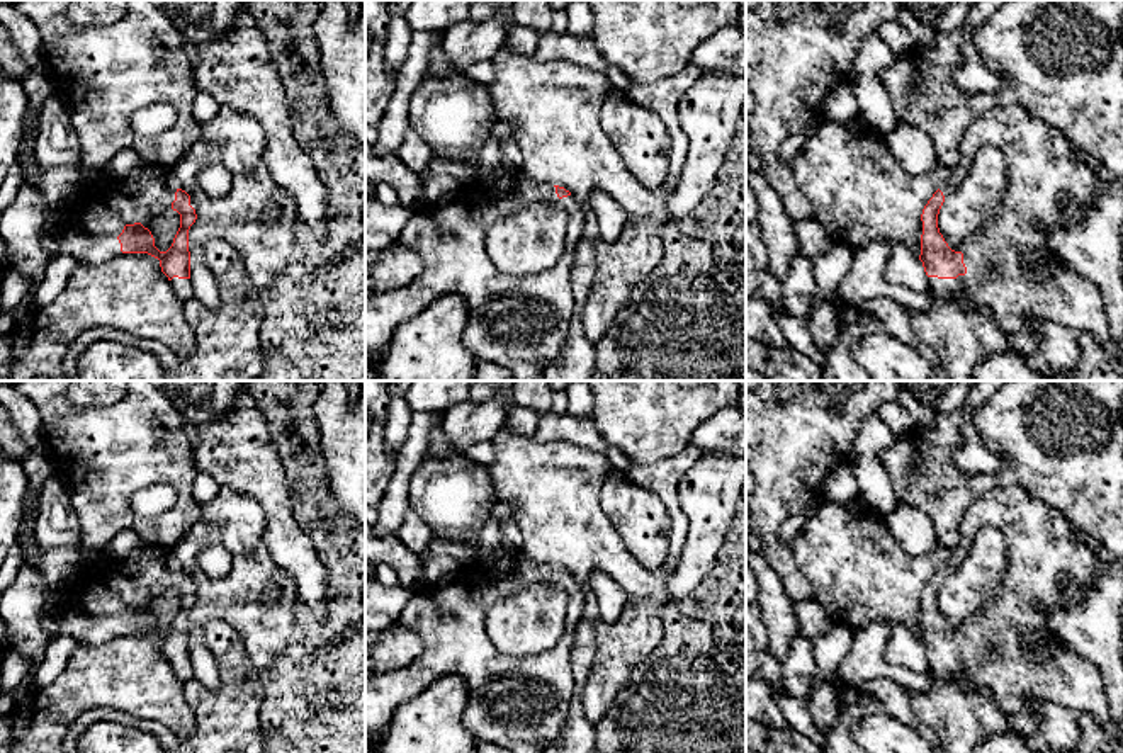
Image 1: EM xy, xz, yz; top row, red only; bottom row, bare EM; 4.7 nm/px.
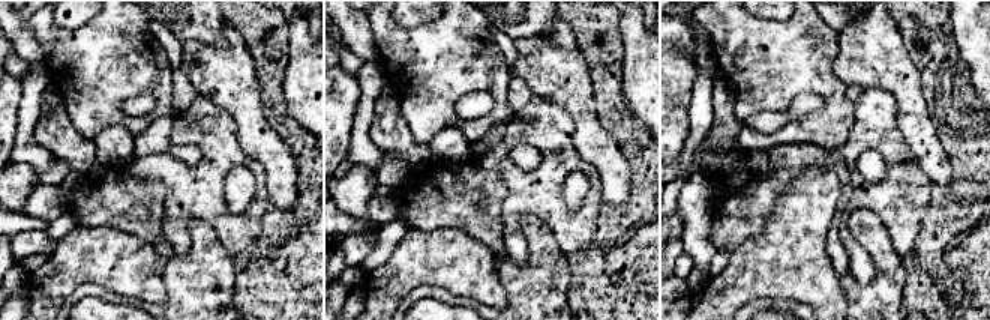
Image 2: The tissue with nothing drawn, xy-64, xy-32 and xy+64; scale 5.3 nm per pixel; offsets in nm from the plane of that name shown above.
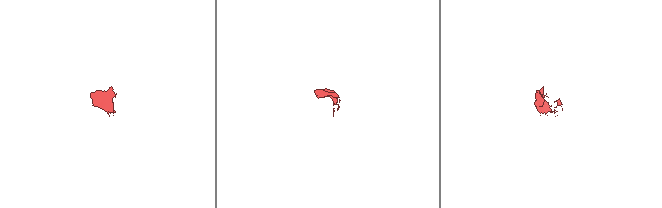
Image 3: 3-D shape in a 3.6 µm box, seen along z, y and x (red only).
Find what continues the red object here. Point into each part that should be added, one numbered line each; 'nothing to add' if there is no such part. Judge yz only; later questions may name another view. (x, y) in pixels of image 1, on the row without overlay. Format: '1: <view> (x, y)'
1: yz (1049, 568)

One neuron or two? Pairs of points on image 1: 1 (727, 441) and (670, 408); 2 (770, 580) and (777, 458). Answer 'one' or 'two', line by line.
1: two
2: two

